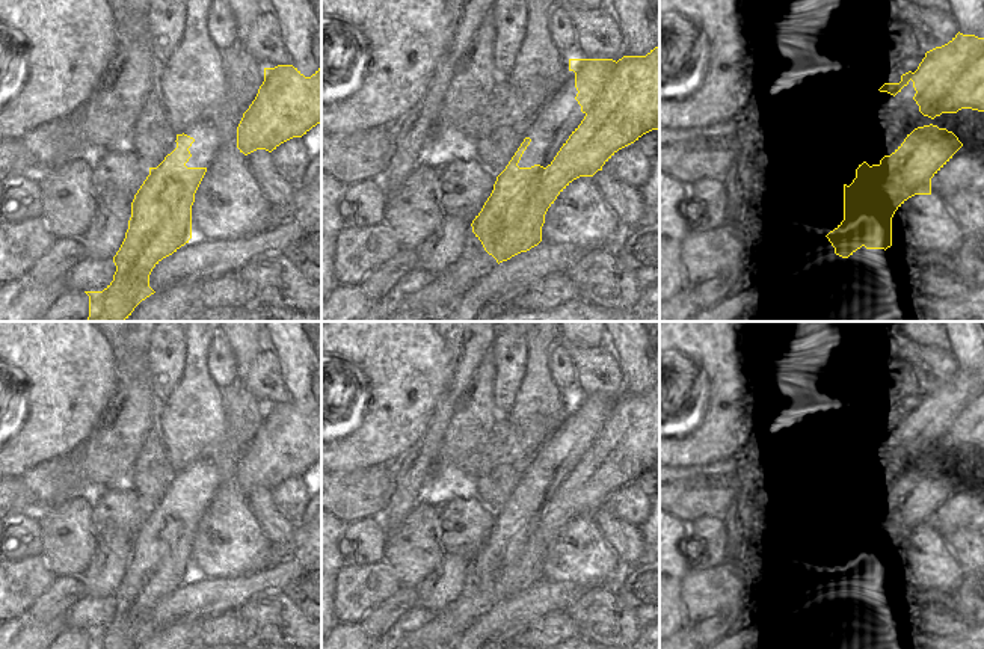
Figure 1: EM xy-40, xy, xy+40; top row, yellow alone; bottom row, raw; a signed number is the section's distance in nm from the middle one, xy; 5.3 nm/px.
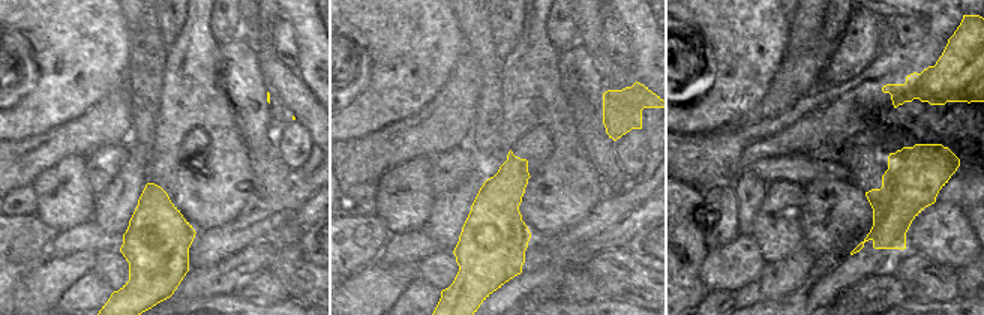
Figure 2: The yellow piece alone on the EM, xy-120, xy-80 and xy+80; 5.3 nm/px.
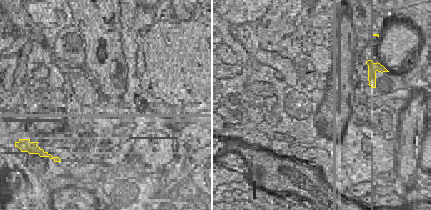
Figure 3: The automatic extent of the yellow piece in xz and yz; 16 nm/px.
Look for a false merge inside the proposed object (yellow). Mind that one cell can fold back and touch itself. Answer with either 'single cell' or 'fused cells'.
fused cells

